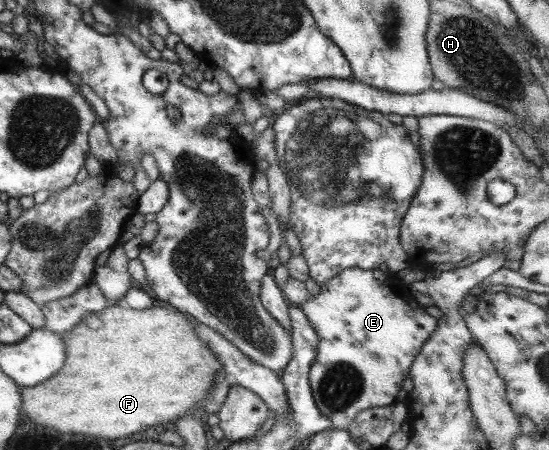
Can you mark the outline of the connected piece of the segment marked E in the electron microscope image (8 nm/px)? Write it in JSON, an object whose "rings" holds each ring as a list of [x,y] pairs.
{"rings":[[[346,268],[321,283],[317,295],[309,295],[309,299],[297,305],[318,337],[315,361],[308,372],[312,398],[319,413],[330,421],[333,429],[347,430],[355,415],[364,409],[396,403],[395,395],[401,388],[401,381],[408,377],[413,359],[437,325],[437,320],[427,315],[424,307],[411,303],[409,295],[399,295],[399,285],[392,273]]]}

